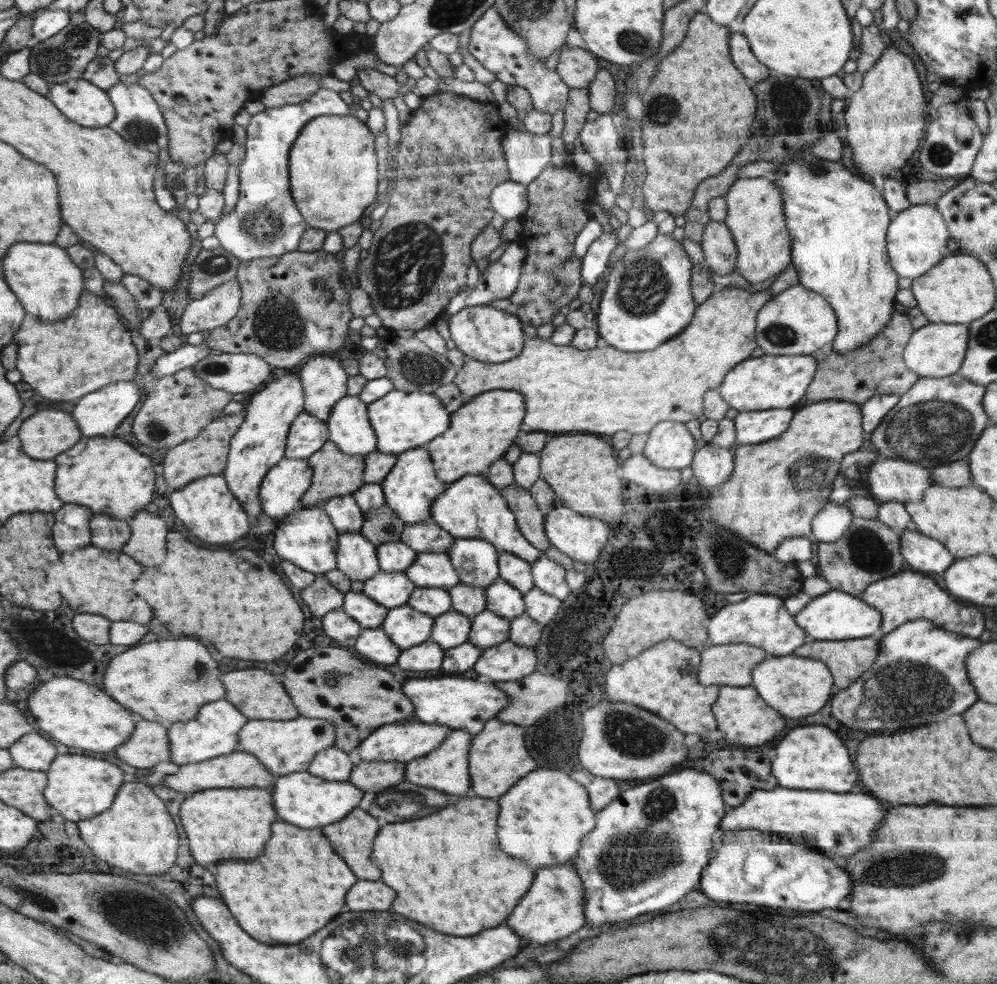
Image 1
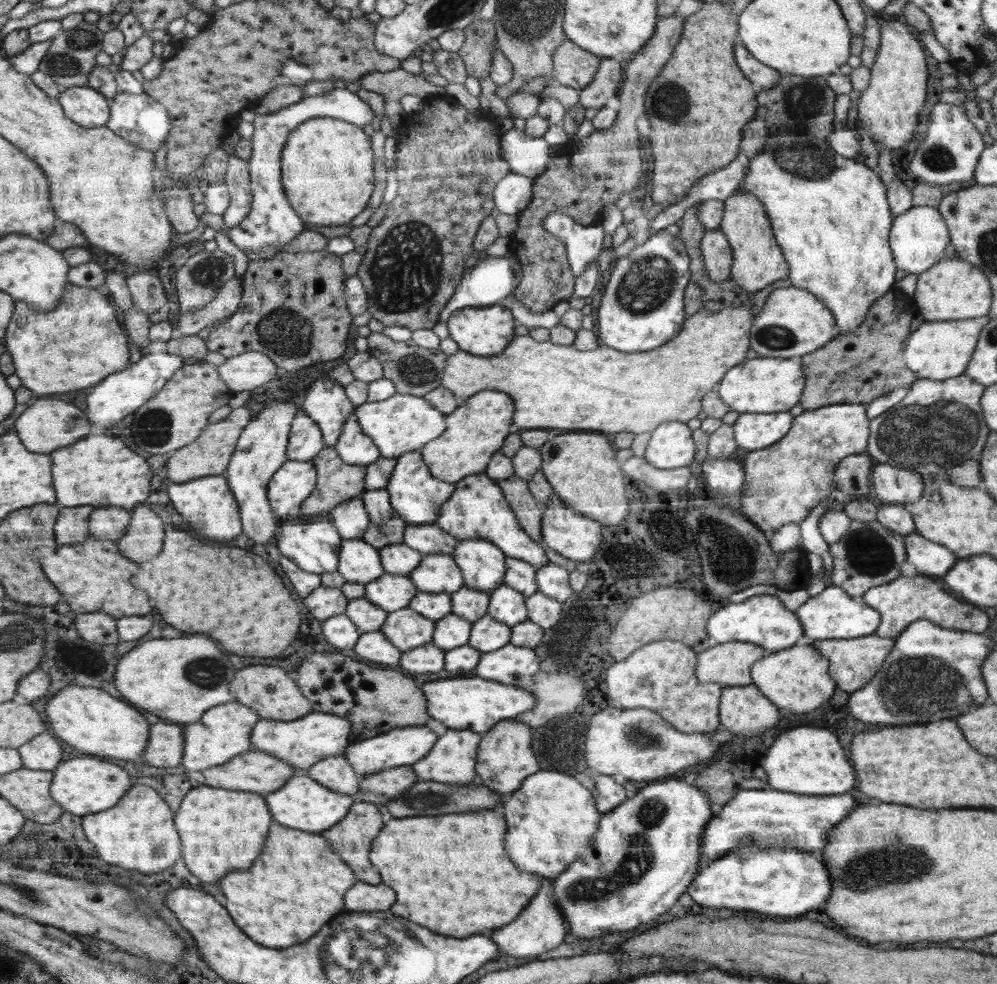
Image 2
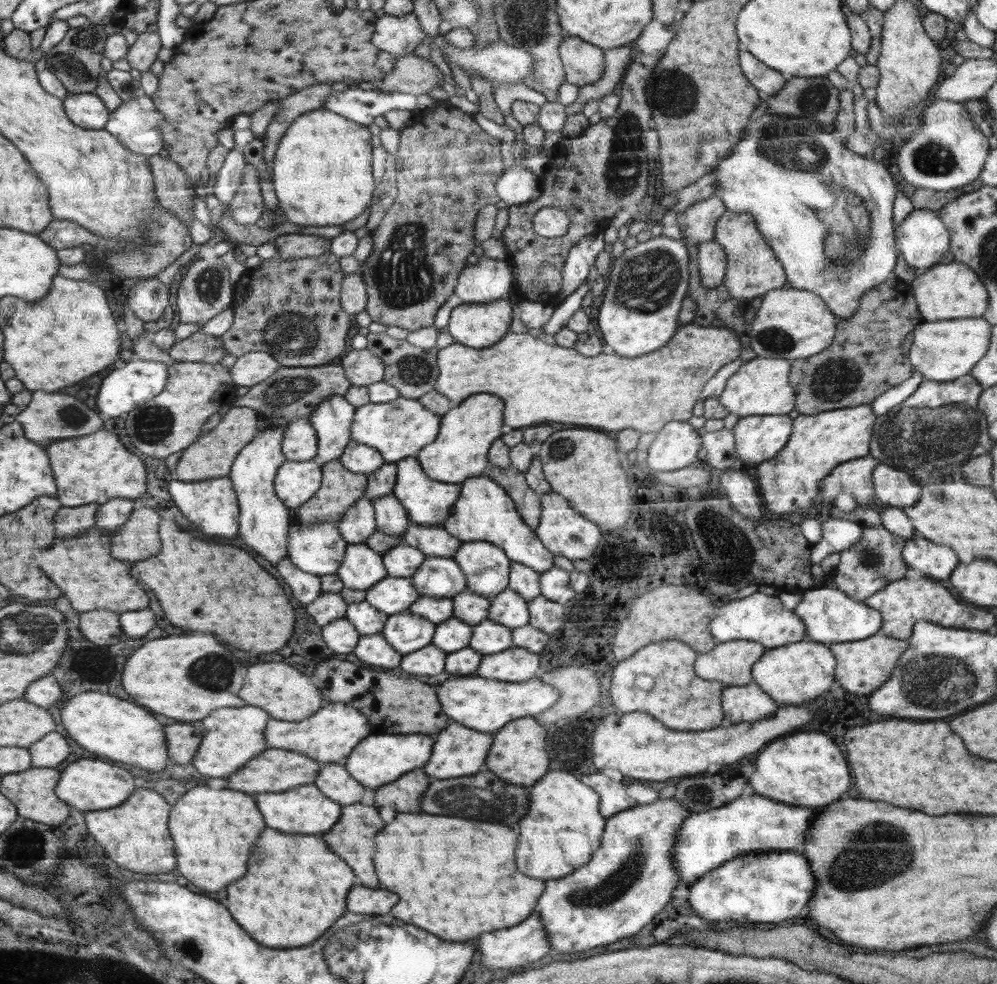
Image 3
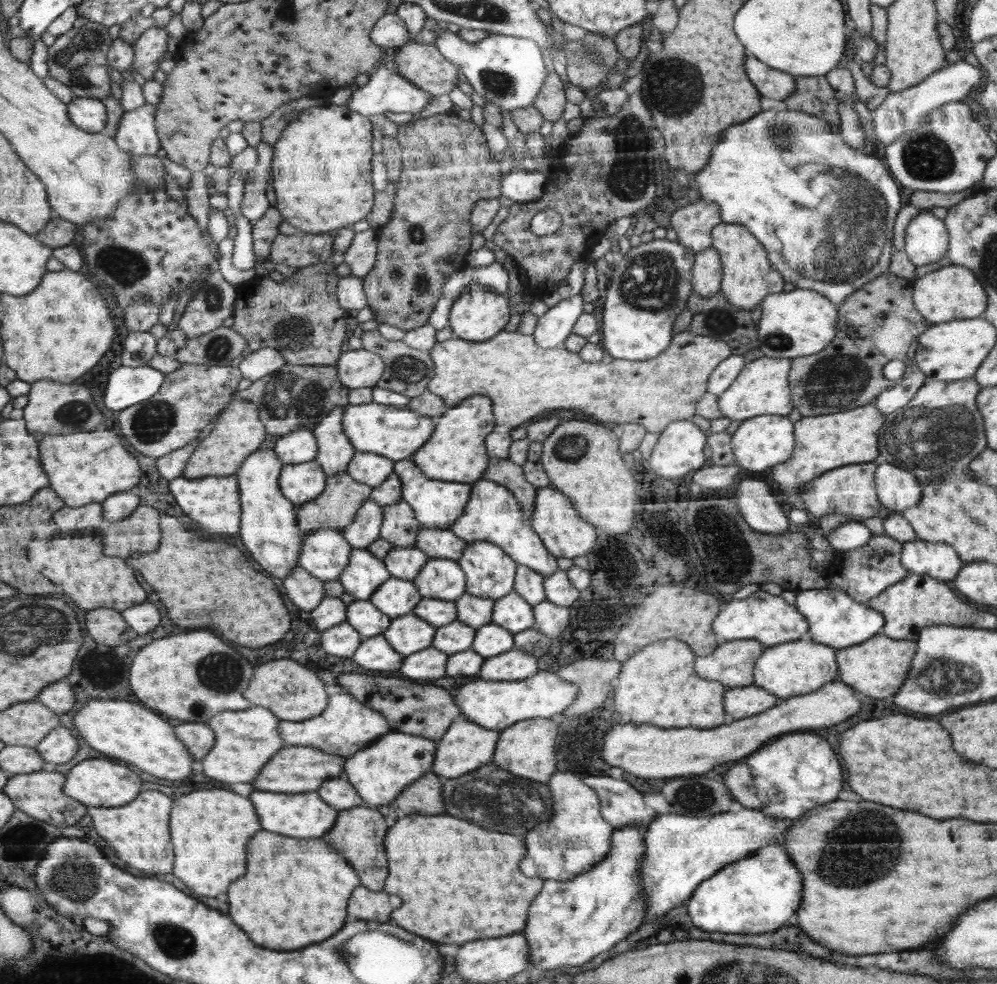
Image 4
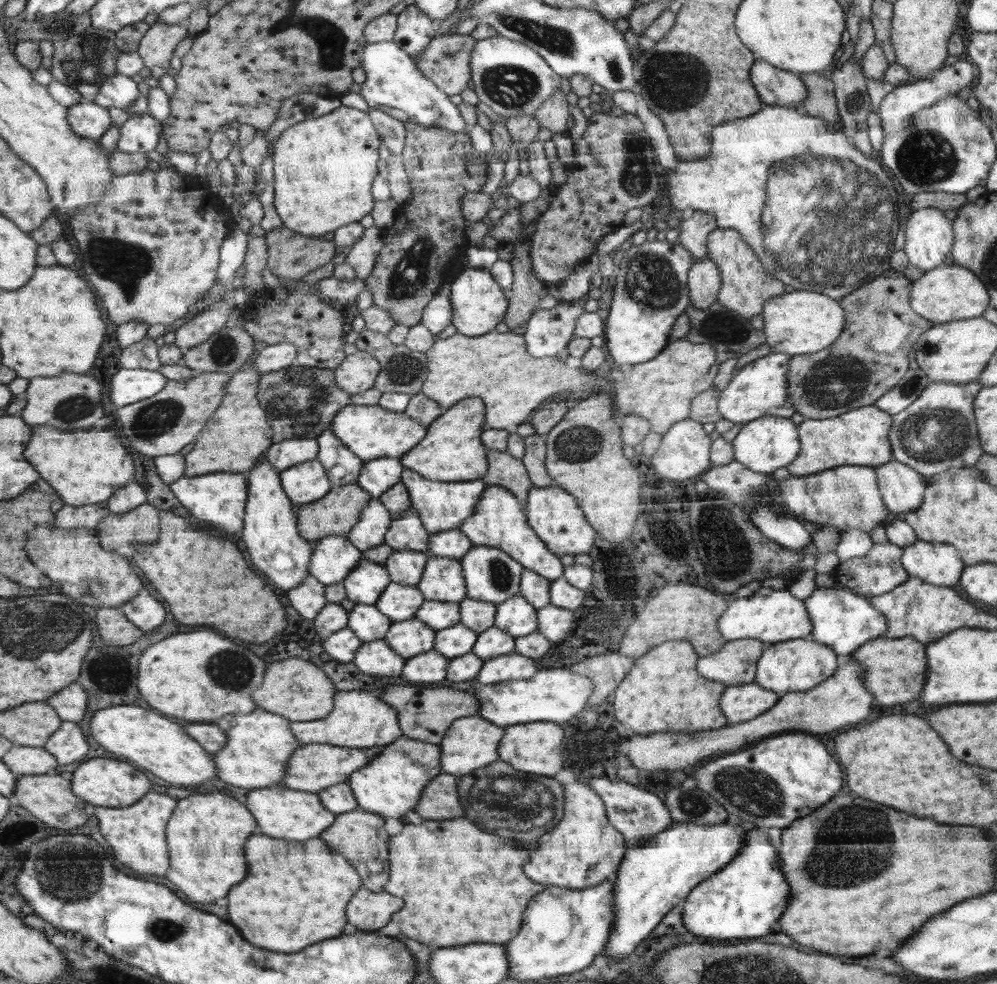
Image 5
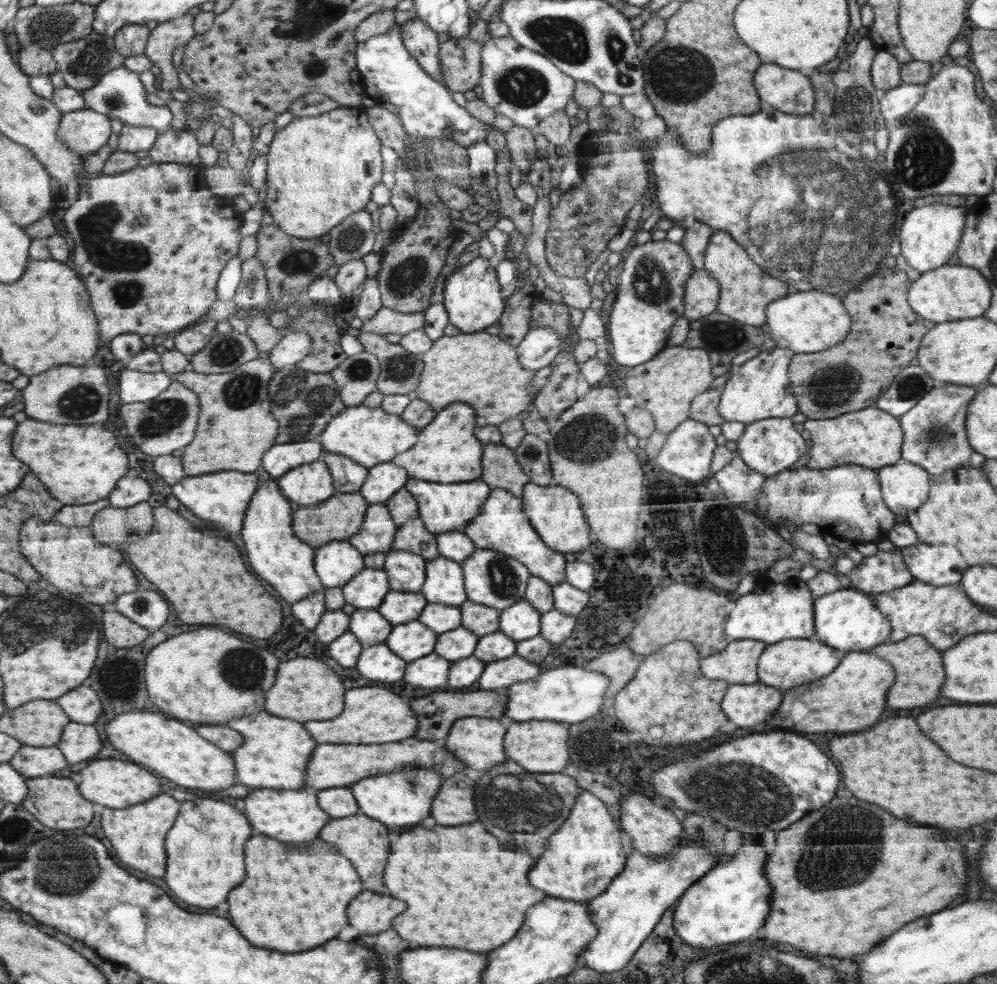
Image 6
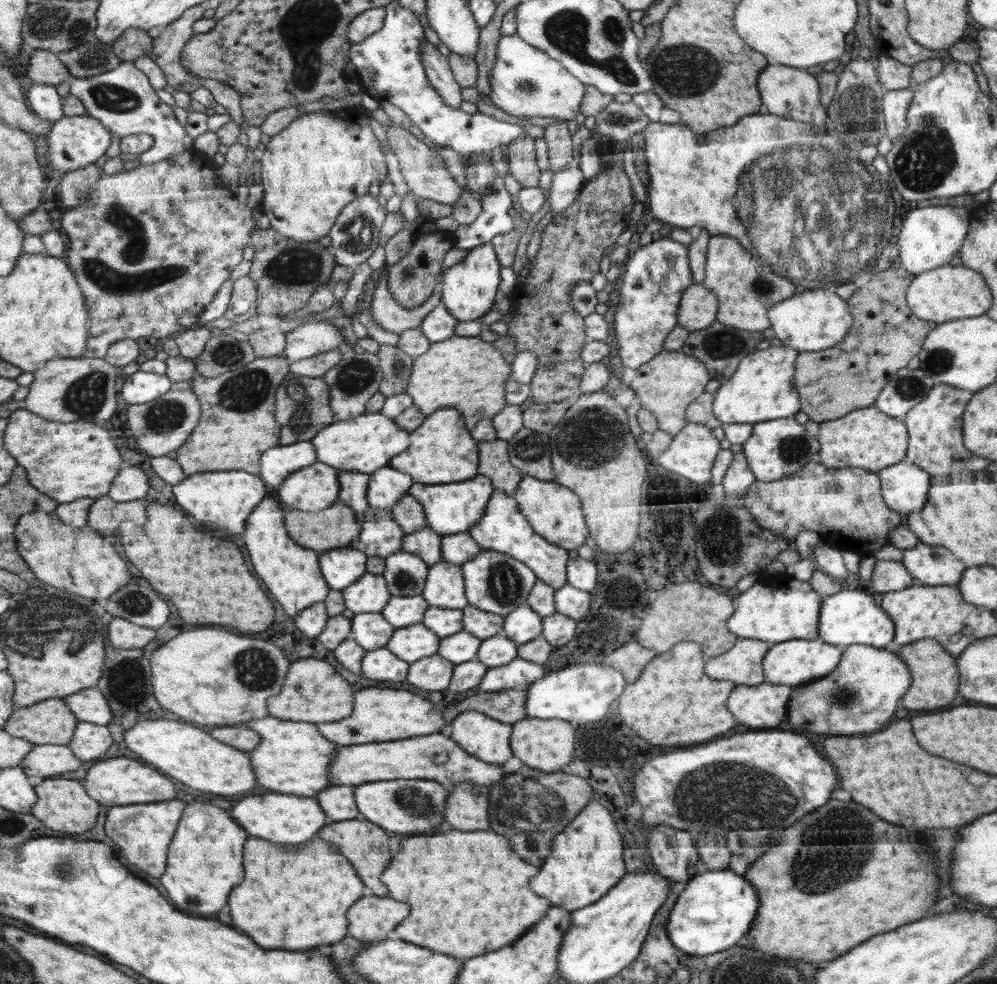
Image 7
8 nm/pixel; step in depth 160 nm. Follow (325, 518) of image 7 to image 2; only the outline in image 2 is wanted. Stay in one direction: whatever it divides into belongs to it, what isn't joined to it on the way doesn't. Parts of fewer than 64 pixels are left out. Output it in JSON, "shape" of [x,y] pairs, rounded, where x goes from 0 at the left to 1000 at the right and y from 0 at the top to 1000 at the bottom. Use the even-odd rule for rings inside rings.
{"shape":[[[334,453],[323,456],[321,461],[314,465],[313,472],[318,478],[317,496],[309,506],[303,509],[303,518],[299,522],[330,523],[331,519],[341,513],[343,509],[353,508],[366,499],[368,474],[352,473],[345,470]]]}

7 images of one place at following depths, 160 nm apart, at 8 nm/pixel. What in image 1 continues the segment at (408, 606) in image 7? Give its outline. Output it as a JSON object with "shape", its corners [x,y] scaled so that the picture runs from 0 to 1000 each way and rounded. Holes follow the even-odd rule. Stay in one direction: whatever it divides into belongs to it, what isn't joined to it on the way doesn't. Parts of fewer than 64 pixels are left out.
{"shape":[[[379,581],[365,590],[363,602],[391,619],[407,615],[417,593],[405,581]]]}

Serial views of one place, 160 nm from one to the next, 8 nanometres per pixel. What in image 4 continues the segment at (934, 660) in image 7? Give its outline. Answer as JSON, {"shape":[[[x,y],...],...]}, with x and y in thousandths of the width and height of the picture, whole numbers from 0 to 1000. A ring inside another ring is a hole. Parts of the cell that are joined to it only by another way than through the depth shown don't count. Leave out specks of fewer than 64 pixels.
{"shape":[[[881,644],[880,647],[875,647],[863,655],[841,660],[840,672],[844,680],[843,692],[851,697],[857,697],[857,701],[869,705],[869,709],[891,711],[903,701],[905,694],[909,691],[913,674],[919,667],[919,663],[920,652],[899,650],[888,644]]]}

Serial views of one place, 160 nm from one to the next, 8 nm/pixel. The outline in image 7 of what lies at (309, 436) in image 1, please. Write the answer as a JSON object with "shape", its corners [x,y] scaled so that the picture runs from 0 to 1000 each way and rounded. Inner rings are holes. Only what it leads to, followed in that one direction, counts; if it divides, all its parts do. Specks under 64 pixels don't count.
{"shape":[[[311,448],[296,449],[292,452],[280,451],[267,457],[267,463],[262,464],[262,485],[276,499],[283,494],[287,486],[317,468],[318,458]]]}

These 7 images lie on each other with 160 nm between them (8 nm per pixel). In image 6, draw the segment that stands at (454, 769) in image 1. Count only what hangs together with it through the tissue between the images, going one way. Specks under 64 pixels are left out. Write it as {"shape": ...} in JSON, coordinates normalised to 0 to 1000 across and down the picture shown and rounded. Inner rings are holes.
{"shape":[[[471,728],[454,736],[446,758],[469,780],[488,784],[510,772],[506,757],[509,744],[501,731]]]}

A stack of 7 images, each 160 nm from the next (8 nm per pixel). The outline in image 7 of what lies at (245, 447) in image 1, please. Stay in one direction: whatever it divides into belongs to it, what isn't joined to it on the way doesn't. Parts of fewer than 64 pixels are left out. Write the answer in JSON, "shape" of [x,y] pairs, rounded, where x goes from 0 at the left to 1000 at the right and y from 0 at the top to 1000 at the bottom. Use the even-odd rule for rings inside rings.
{"shape":[[[265,506],[257,513],[253,522],[249,524],[247,539],[245,539],[245,551],[251,561],[251,571],[255,575],[255,581],[267,591],[267,598],[275,604],[275,608],[281,612],[285,622],[289,626],[297,626],[299,622],[309,618],[316,612],[324,612],[333,601],[322,582],[320,564],[313,558],[296,552],[288,537],[285,537],[285,522],[277,508]]]}

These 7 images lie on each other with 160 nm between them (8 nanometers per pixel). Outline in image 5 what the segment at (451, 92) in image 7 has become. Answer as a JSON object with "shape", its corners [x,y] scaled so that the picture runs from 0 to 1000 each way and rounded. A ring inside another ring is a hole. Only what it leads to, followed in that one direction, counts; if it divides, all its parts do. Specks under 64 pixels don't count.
{"shape":[[[414,4],[398,16],[398,33],[394,42],[412,58],[420,56],[436,38],[439,24]]]}

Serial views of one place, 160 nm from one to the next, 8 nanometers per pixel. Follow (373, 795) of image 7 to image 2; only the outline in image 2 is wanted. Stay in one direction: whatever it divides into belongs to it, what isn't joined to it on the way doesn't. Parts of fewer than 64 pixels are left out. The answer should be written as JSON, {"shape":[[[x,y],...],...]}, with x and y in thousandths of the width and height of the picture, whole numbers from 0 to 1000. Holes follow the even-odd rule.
{"shape":[[[427,737],[410,738],[401,741],[390,742],[389,745],[380,746],[375,750],[368,750],[361,754],[353,754],[345,767],[354,782],[362,789],[371,786],[379,786],[380,783],[400,779],[403,777],[415,777],[422,770],[429,768],[431,761],[441,752],[437,744]]]}

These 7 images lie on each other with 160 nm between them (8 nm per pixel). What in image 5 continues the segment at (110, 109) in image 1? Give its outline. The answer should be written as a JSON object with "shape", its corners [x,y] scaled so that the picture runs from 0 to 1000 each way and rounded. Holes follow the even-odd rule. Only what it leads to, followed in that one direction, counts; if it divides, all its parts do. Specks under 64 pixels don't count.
{"shape":[[[87,102],[69,109],[68,123],[76,136],[95,143],[100,142],[112,127],[108,111],[94,103]]]}

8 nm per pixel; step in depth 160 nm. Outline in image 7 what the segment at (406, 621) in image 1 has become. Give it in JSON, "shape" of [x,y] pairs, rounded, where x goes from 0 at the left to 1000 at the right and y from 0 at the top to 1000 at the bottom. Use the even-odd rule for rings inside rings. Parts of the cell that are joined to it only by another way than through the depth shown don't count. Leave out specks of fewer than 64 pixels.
{"shape":[[[423,633],[397,639],[395,648],[391,647],[389,658],[398,669],[414,674],[423,669],[438,666],[442,657],[441,646],[435,644]]]}

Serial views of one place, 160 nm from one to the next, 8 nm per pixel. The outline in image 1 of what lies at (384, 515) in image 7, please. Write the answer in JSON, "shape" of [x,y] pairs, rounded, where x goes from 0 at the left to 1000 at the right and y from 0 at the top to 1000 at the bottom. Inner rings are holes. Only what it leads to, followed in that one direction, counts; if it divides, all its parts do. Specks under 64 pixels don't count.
{"shape":[[[353,503],[330,506],[321,514],[344,542],[359,542],[366,530],[366,523]]]}

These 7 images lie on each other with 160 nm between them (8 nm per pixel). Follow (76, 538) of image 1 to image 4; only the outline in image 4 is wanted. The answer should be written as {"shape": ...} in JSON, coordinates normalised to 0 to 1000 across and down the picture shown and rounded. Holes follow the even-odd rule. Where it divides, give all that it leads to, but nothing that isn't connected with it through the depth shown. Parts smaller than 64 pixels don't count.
{"shape":[[[101,510],[90,511],[78,516],[64,514],[57,518],[53,529],[57,532],[61,544],[65,542],[94,540],[104,527],[104,514]]]}

